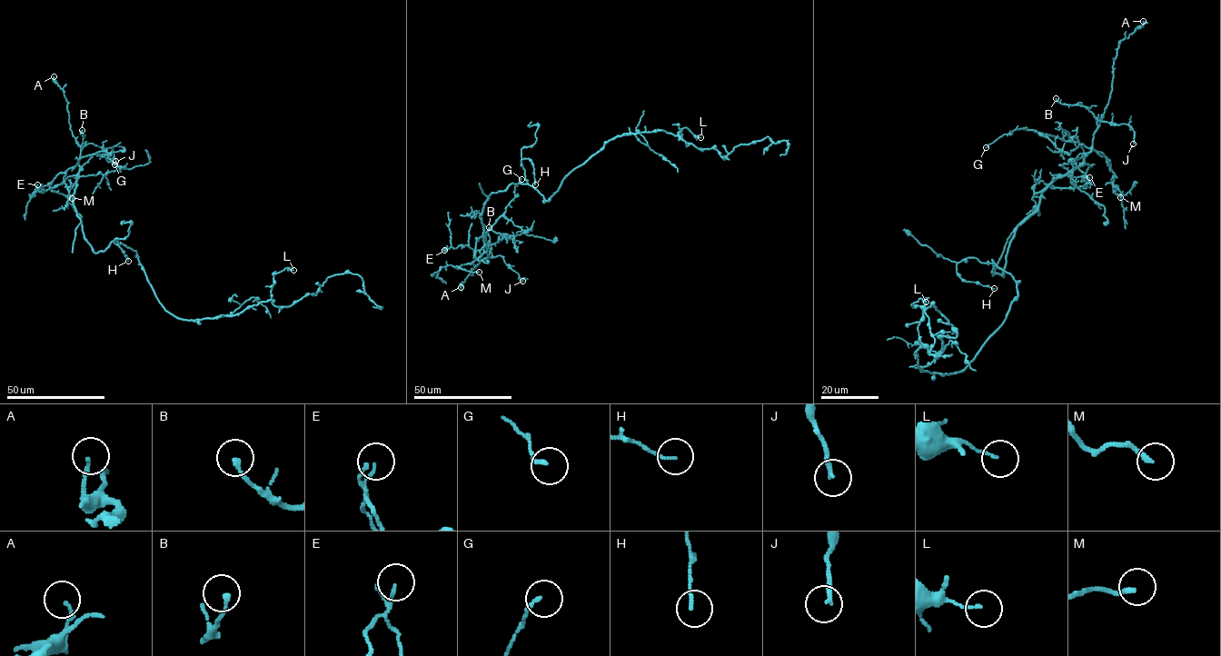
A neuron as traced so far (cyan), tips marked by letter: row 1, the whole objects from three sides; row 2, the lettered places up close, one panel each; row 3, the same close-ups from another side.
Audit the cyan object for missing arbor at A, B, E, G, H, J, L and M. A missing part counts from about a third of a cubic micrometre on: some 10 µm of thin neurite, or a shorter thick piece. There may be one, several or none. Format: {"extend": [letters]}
{"extend": []}

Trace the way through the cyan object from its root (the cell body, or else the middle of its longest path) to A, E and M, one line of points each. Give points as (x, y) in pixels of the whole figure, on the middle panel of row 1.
A: (557, 191), (549, 201), (527, 184), (511, 183), (492, 193), (480, 215), (489, 257), (474, 266), (461, 287)
E: (557, 191), (549, 201), (527, 184), (511, 183), (492, 193), (480, 215), (482, 248), (460, 244), (444, 250)
M: (557, 191), (548, 201), (529, 184), (511, 183), (490, 195), (480, 215), (487, 250), (456, 266), (479, 272)

